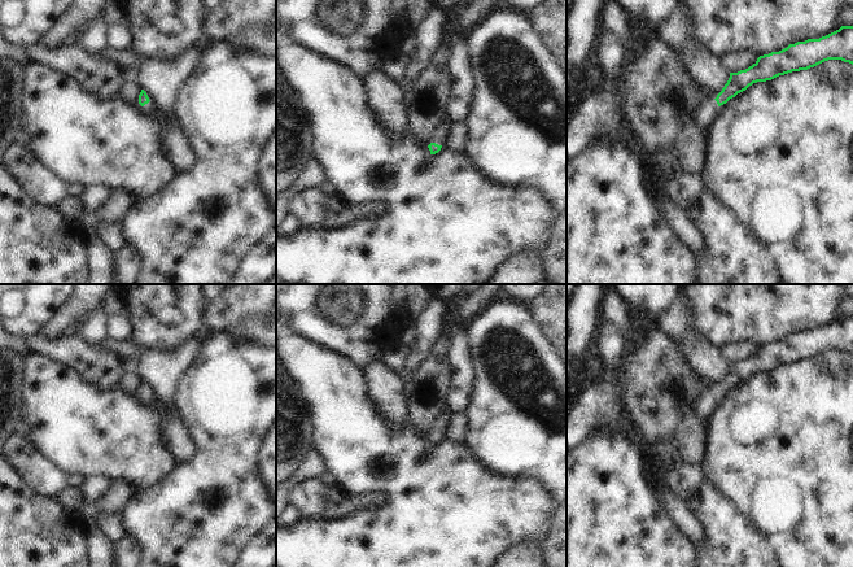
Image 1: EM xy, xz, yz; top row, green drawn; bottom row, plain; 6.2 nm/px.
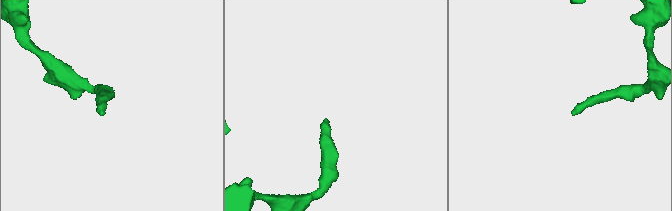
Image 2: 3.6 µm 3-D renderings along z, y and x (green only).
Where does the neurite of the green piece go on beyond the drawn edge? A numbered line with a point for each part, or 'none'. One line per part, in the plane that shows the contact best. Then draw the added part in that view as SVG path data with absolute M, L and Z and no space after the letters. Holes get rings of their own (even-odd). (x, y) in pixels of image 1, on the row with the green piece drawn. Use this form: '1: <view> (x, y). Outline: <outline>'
1: xz (438, 136). Outline: M446 118L432 134L433 143L442 145L446 140L451 122Z

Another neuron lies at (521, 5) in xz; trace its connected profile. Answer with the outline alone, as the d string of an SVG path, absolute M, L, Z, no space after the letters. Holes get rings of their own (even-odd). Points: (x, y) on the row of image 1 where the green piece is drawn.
M504 0L504 3L508 5L508 8L528 14L538 4L543 3L543 0Z

